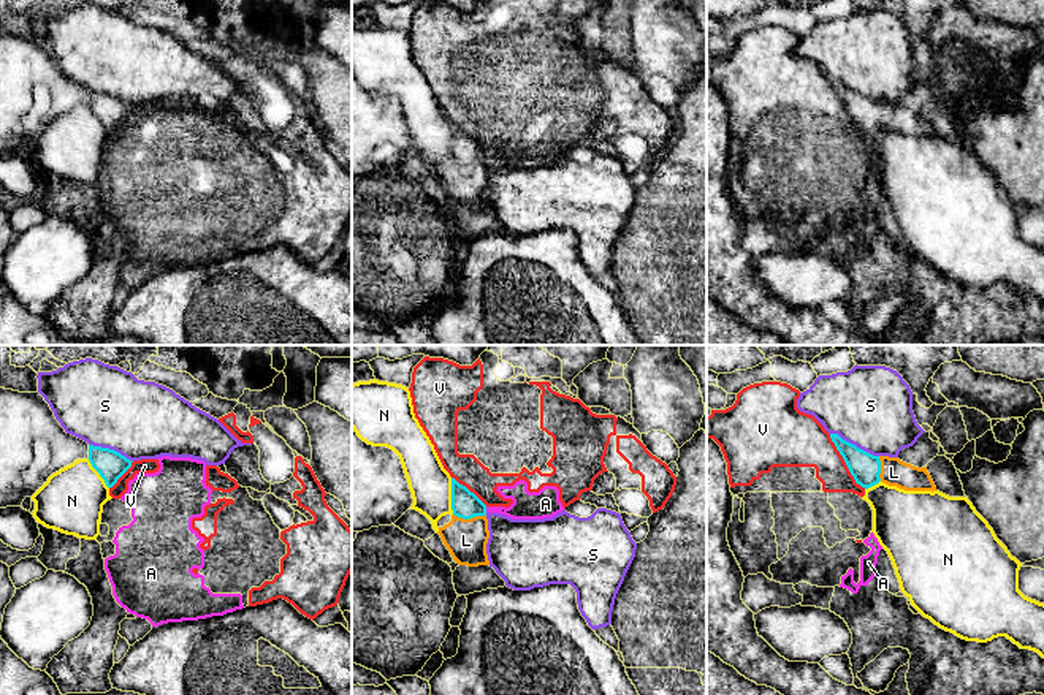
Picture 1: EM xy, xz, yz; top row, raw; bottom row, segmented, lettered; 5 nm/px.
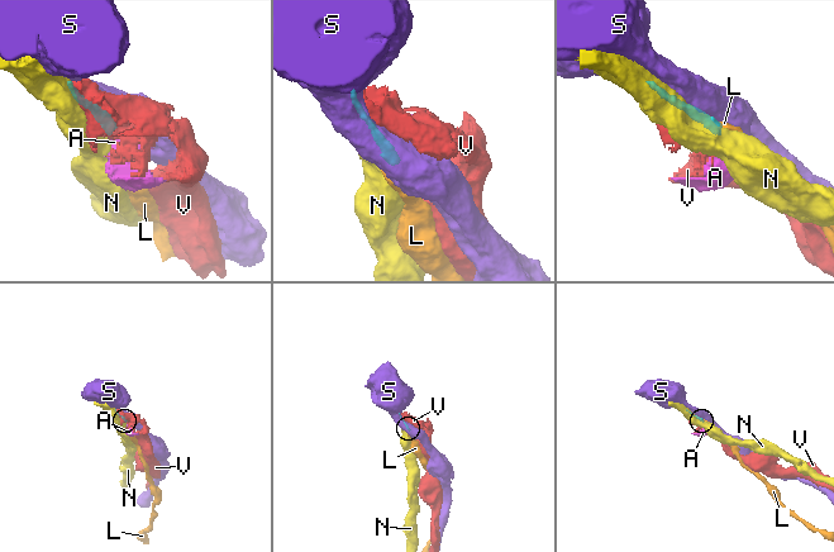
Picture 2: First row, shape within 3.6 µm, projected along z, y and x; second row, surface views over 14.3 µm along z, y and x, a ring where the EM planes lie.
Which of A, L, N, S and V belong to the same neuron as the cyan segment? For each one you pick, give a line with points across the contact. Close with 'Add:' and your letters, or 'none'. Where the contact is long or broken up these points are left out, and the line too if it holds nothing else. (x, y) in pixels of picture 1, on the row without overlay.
L: across xz (464, 149), (469, 163), (466, 186)
Add: L

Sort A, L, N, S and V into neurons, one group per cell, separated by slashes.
A V / L / N / S

